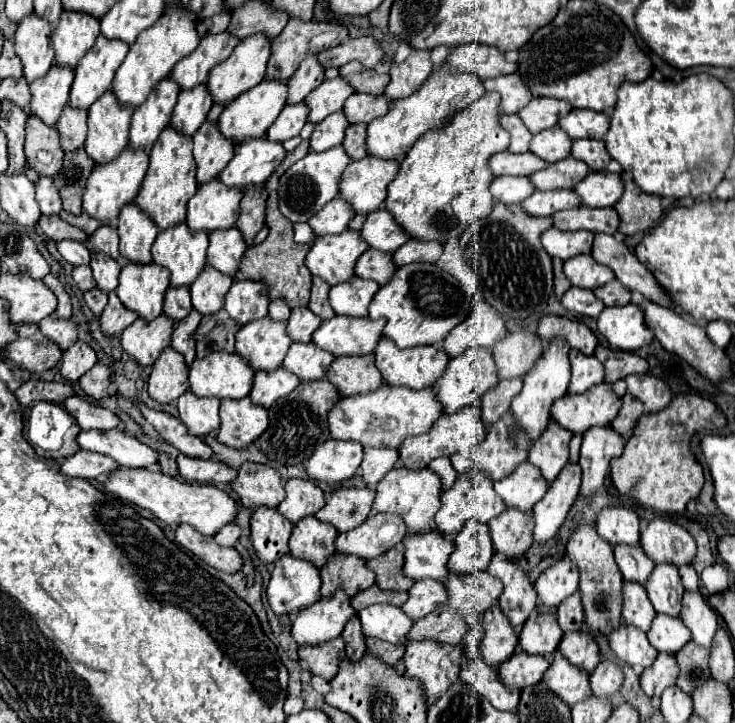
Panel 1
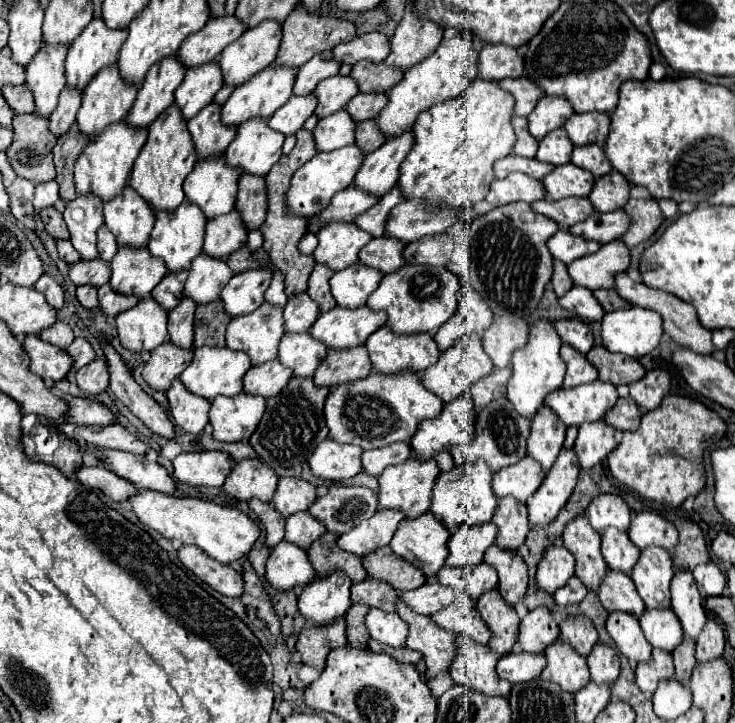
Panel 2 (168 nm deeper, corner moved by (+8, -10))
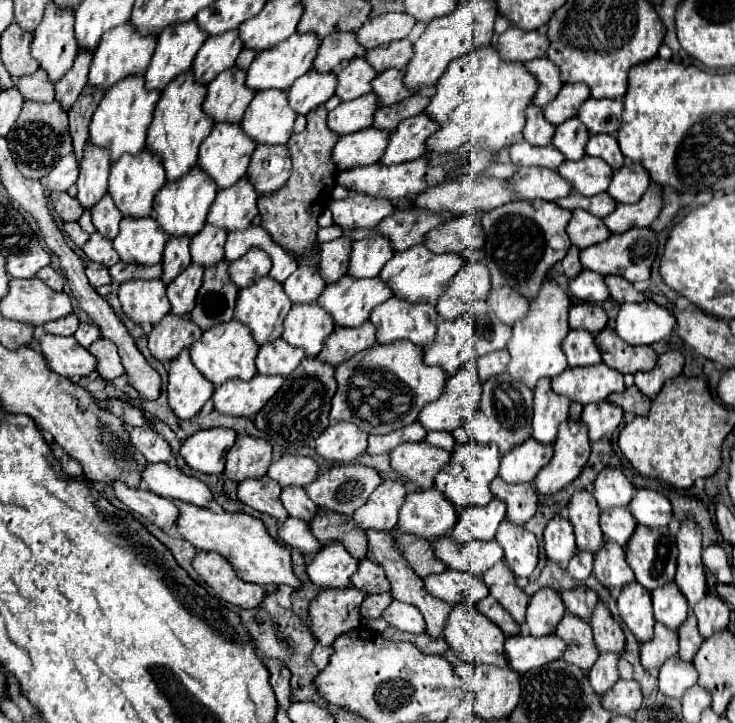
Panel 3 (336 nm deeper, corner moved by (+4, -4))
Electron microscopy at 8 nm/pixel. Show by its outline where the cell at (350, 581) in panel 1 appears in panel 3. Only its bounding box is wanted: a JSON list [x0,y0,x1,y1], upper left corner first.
[309,510,367,560]

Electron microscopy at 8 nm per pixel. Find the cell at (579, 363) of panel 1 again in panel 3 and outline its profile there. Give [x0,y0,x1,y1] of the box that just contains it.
[563,330,601,368]

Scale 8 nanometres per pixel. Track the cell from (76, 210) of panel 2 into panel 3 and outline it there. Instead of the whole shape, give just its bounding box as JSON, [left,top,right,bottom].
[77,146,109,210]

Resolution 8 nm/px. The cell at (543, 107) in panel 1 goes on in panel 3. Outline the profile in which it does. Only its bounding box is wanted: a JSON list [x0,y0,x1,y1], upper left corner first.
[543,84,589,126]

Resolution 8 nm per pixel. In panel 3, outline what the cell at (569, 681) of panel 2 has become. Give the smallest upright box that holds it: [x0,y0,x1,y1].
[555,614,599,672]

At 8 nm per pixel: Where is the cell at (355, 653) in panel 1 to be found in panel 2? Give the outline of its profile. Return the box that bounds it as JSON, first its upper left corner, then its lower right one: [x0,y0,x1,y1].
[345,604,369,648]

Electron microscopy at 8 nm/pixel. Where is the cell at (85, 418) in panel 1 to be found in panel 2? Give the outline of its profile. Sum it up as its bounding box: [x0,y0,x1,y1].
[73,424,151,456]

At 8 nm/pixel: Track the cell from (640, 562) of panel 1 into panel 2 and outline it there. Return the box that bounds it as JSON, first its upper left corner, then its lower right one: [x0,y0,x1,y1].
[601,528,641,574]

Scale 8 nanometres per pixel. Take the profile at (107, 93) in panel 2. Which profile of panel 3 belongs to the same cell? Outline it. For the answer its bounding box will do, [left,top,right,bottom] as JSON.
[87,22,157,92]

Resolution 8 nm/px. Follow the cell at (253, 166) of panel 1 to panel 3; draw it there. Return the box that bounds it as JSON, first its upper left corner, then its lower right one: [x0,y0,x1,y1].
[241,90,295,146]

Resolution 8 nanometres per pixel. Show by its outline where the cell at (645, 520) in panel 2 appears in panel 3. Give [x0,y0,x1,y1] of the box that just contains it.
[629,488,673,528]

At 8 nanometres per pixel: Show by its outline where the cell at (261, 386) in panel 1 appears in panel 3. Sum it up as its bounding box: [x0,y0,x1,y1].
[255,338,305,378]

